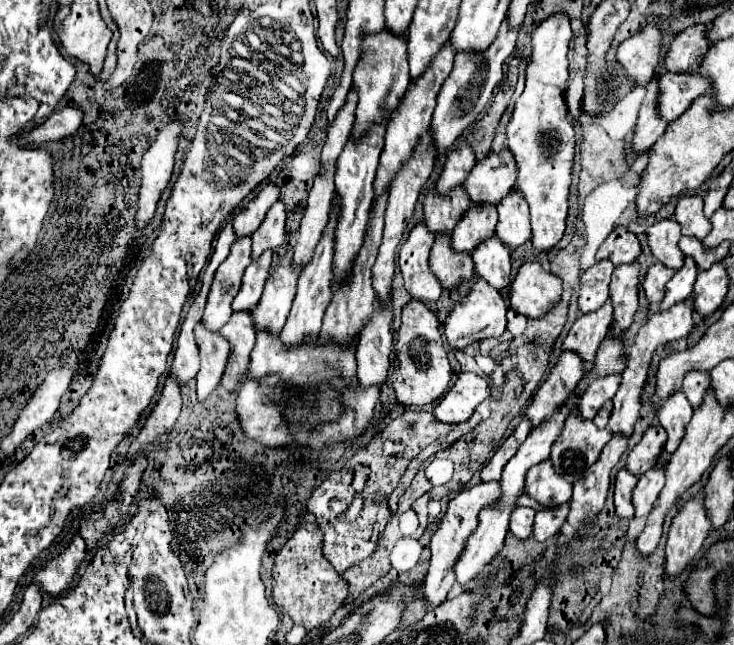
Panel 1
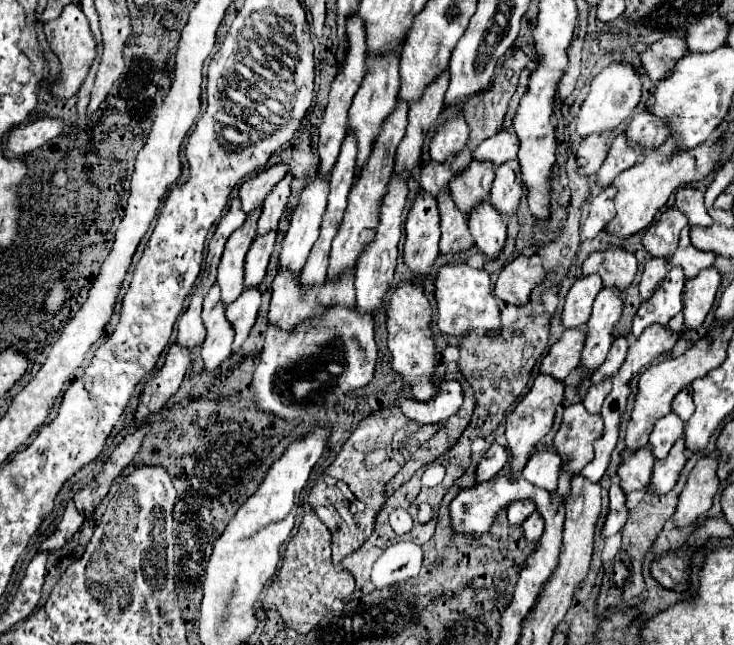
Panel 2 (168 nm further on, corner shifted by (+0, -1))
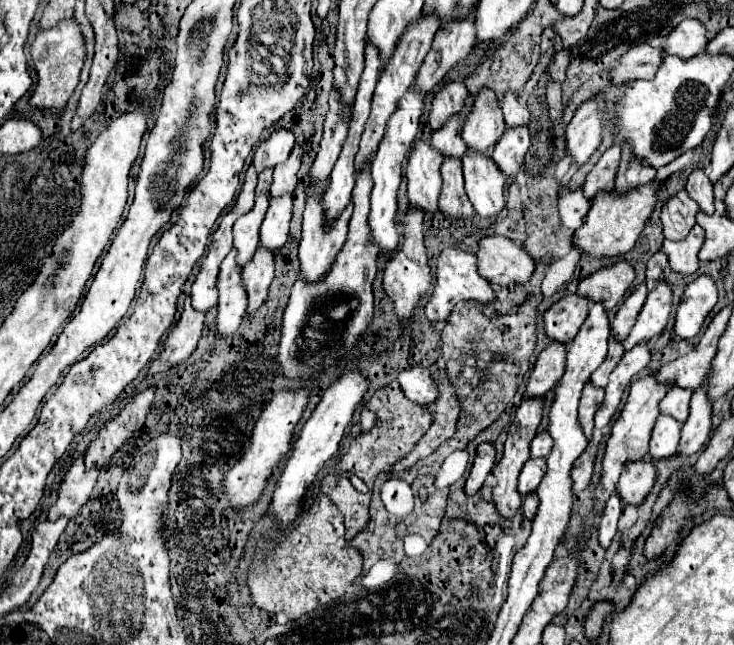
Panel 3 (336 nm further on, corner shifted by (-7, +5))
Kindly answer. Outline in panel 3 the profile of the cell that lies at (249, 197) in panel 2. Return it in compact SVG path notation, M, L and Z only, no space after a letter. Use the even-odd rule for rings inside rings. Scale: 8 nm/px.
M276 129L266 141L258 143L258 149L252 159L256 173L262 173L262 169L274 169L276 165L286 163L286 157L290 157L294 145L296 145L294 135L290 131Z

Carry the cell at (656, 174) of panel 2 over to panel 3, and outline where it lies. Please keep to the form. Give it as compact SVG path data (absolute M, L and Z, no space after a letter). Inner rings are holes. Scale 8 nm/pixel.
M650 181L646 185L638 185L634 193L626 193L626 197L614 197L614 189L600 191L592 199L590 213L586 217L586 223L576 231L576 245L590 253L592 257L604 257L604 255L624 255L628 253L640 233L644 231L650 215L656 209L658 193L664 187L664 181Z

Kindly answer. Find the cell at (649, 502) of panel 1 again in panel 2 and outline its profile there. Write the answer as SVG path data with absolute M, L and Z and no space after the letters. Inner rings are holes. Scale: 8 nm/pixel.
M681 437L669 451L669 455L661 461L655 461L655 469L653 469L653 479L649 483L649 491L655 491L655 493L667 493L675 487L677 479L679 479L679 473L687 461L687 455L685 455L687 447L685 447L685 439Z

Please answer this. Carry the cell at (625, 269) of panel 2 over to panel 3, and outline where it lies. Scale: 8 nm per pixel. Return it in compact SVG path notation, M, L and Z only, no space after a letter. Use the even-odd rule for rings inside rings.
M620 259L614 265L598 269L594 273L590 273L586 279L582 279L578 285L578 295L586 295L592 301L604 303L606 309L610 311L612 307L616 307L622 301L626 289L634 281L634 277L636 277L636 273L634 273L632 261Z

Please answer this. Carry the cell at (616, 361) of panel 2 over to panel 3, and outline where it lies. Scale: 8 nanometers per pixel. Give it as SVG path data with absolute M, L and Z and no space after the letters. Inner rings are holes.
M638 285L638 289L620 305L618 313L616 313L616 319L612 321L612 337L618 337L618 341L624 341L630 333L630 329L634 327L634 321L644 305L644 299L646 299L646 285Z

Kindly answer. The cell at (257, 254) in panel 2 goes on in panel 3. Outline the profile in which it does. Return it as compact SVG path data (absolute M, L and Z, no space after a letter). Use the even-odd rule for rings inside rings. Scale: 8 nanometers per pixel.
M292 195L272 197L266 219L260 227L260 247L278 251L288 239L288 223L292 219Z

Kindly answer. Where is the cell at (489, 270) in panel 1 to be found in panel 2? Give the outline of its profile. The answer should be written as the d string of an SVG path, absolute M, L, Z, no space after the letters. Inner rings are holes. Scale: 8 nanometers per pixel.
M485 199L469 211L469 229L475 237L475 245L483 255L497 257L505 243L505 221L503 215Z

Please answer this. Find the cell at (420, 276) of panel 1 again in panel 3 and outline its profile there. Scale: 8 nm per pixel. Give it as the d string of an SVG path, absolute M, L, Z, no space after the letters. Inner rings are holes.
M416 139L410 151L406 177L408 177L408 199L410 207L434 215L438 211L438 197L442 191L442 155L438 155L430 141Z

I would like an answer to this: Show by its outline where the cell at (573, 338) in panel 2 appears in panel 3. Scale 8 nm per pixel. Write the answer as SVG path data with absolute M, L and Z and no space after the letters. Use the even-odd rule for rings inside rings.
M552 341L536 359L534 371L530 373L530 383L526 387L528 397L540 397L550 391L558 377L566 371L566 345L560 341Z

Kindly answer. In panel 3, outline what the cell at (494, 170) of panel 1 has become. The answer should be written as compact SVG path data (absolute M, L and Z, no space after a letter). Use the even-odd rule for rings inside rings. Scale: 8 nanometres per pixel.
M506 93L502 97L502 111L504 111L504 123L508 129L514 129L518 125L528 125L530 113L526 105L512 93Z

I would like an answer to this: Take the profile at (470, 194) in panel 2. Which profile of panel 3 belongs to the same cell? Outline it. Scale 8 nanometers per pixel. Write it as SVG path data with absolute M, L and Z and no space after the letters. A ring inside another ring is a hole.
M482 89L474 99L474 111L470 113L462 131L466 147L474 149L476 153L490 155L490 149L494 149L494 141L502 137L504 129L506 127L500 101L490 89Z

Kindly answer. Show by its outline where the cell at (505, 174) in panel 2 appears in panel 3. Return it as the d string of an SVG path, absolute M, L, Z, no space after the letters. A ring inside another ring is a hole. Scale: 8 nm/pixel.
M516 127L516 129L506 129L500 141L494 147L492 159L496 161L498 169L510 179L516 179L518 171L524 167L524 157L530 147L530 135L526 127Z

